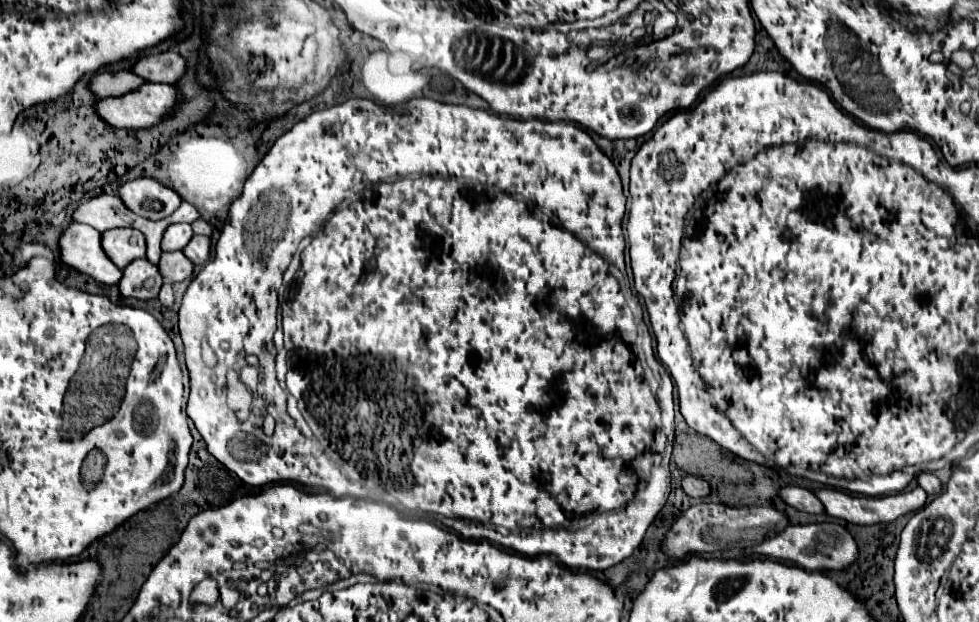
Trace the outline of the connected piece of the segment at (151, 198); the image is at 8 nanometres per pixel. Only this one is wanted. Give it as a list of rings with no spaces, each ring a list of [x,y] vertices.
[[[147,177],[131,179],[119,185],[117,197],[121,197],[127,209],[145,219],[163,219],[169,213],[173,213],[181,203],[173,189]]]

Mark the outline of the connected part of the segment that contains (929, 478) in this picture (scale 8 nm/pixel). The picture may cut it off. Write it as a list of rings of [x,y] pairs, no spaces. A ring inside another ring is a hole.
[[[921,473],[917,481],[919,481],[919,487],[923,487],[929,495],[937,495],[941,491],[941,481],[933,473]]]

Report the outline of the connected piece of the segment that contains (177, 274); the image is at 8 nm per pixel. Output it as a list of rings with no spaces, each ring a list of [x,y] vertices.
[[[173,251],[173,253],[161,253],[161,261],[157,263],[161,275],[165,281],[183,281],[187,277],[191,277],[193,273],[193,263],[181,253],[181,251]]]

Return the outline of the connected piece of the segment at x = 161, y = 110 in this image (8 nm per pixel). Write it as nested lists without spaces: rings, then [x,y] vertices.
[[[143,83],[139,89],[129,91],[121,97],[107,97],[99,99],[93,109],[99,119],[103,119],[111,127],[121,127],[121,129],[145,129],[151,125],[157,125],[161,119],[169,115],[169,111],[175,107],[175,97],[177,89],[173,85],[165,83]]]

